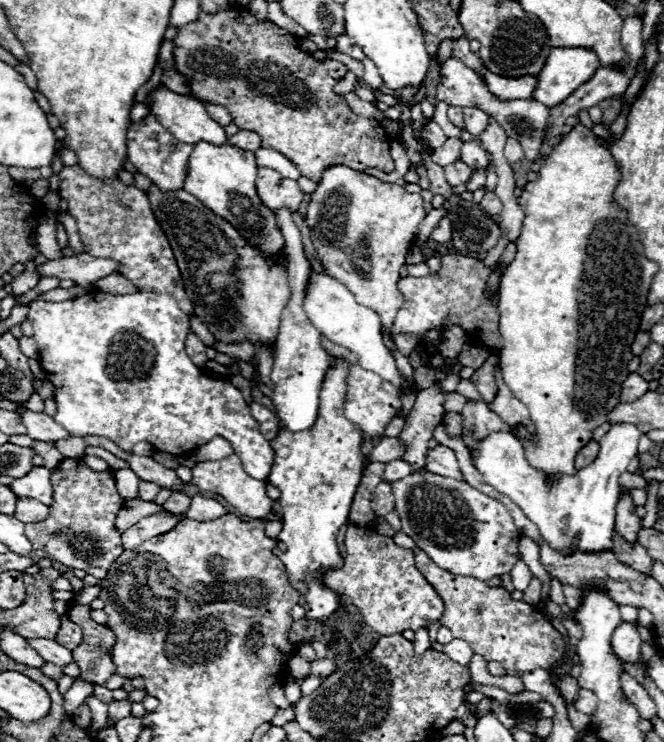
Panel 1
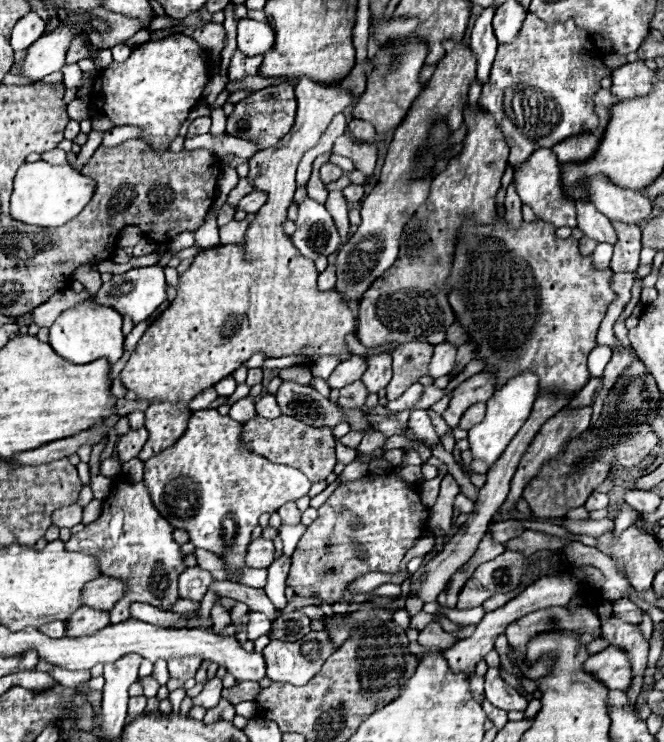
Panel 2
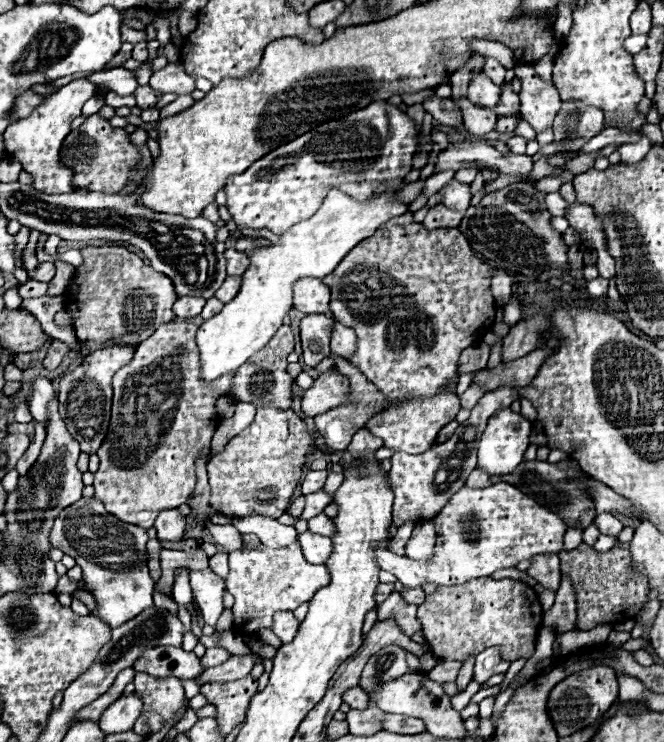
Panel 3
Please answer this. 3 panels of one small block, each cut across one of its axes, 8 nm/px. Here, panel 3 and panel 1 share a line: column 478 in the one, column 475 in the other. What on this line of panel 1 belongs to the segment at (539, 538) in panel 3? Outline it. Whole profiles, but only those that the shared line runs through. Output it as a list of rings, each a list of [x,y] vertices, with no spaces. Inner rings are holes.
[[[422,470],[390,486],[396,498],[396,512],[402,520],[402,532],[442,566],[442,570],[488,580],[508,574],[520,560],[516,544],[520,542],[520,532],[510,512],[498,500],[482,494],[470,484]]]

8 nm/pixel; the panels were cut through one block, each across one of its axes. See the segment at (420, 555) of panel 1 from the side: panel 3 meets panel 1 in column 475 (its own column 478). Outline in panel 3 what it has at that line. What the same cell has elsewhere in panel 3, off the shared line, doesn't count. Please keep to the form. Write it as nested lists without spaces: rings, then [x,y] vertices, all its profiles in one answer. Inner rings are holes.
[[[472,578],[456,586],[438,586],[426,602],[418,606],[418,620],[434,656],[442,660],[462,660],[488,646],[500,646],[504,660],[530,658],[542,622],[542,608],[534,588],[518,580]]]

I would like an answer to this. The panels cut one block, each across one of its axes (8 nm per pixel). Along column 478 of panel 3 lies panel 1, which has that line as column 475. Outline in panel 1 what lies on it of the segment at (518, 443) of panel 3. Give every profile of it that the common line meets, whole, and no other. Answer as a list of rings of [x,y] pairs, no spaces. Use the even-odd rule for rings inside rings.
[[[630,422],[614,424],[610,432],[600,438],[598,458],[590,466],[578,470],[576,476],[562,476],[560,480],[546,480],[542,472],[534,470],[524,458],[522,444],[510,432],[494,432],[480,440],[472,450],[472,464],[490,486],[500,494],[506,494],[524,510],[524,514],[540,528],[540,534],[550,548],[558,550],[562,556],[570,554],[568,544],[576,534],[580,534],[578,550],[610,550],[620,492],[618,478],[638,454],[640,436],[642,432]]]

